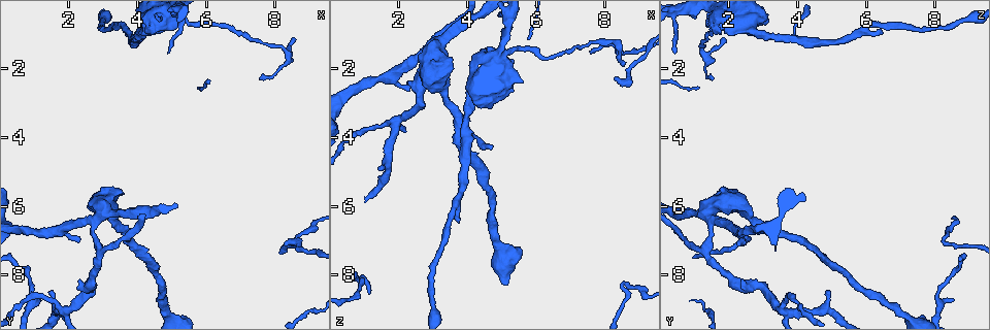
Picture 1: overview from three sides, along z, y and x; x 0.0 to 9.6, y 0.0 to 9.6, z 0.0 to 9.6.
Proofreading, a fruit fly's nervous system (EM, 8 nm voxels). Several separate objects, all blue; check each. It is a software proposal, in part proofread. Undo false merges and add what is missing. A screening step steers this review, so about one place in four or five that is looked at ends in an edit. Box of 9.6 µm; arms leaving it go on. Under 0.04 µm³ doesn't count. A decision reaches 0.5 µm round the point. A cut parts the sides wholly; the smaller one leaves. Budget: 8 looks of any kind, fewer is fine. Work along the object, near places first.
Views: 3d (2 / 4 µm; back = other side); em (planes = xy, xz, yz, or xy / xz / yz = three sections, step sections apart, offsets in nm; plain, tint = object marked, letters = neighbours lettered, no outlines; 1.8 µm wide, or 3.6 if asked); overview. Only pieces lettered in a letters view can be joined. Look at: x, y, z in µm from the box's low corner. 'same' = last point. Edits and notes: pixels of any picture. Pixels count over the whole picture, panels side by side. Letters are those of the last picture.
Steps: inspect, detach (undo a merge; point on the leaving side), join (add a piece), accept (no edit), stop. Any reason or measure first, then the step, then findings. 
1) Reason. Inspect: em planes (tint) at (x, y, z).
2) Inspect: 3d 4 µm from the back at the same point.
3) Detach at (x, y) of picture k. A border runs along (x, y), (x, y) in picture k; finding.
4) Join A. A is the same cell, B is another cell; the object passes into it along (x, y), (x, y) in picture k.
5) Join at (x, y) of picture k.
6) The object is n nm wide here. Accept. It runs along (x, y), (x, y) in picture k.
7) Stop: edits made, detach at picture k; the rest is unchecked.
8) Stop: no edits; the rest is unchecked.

Four or more arms meet. Inspect: em planes (letters) at (2.75, 6.35, 1.45).

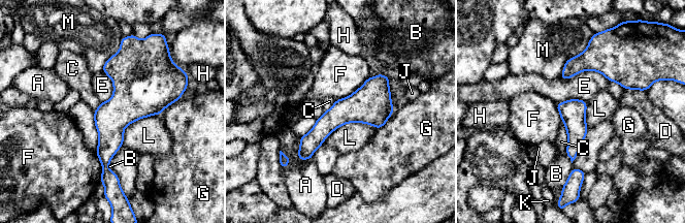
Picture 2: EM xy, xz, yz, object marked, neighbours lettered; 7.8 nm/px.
Detach at (113, 193) of picture 2. A, B, C, D, E, F, G, H, J, K, L and M are other cells; a border runs along (102, 167), (106, 168) in picture 2; two neurons meet here.

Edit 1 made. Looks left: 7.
An open end. Inspect: em planes (plain) at (3.70, 0.95, 6.50).

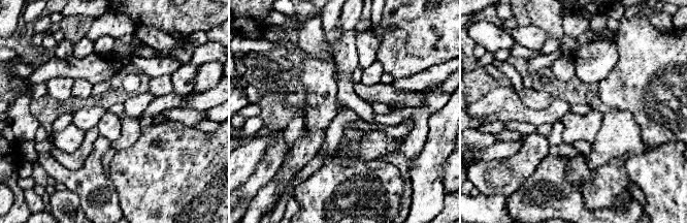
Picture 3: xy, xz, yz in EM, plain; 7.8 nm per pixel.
See the neighbours. Inspect: em planes (letters) at the same point.

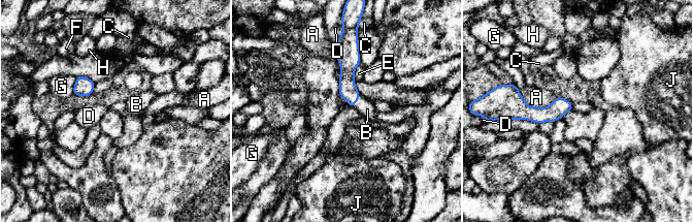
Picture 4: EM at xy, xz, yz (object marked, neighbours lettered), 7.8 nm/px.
The object is 140 nm wide here; the longest contact is with A, 360 nm. Join B. B is the same cell, A, C, D, E, F, G, H and J are other cells; the neuron continues.

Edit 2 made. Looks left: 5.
See it whole again. Inspect: overview.

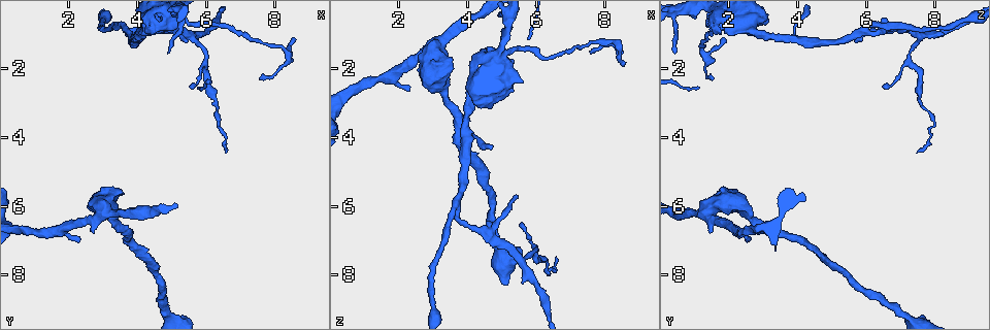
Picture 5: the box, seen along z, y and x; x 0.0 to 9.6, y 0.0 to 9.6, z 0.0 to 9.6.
Thick turns thin. Inspect: em planes (letters) at (4.85, 9.10, 7.10).

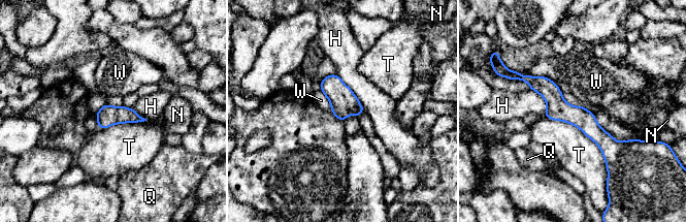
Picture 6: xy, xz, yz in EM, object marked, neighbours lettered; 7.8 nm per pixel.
Accept. H, N, Q, T and W are other cells; continuous, no second neuron.

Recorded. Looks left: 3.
Stop: edits made, detach at picture 2, join at picture 4; the rest is unchecked.

